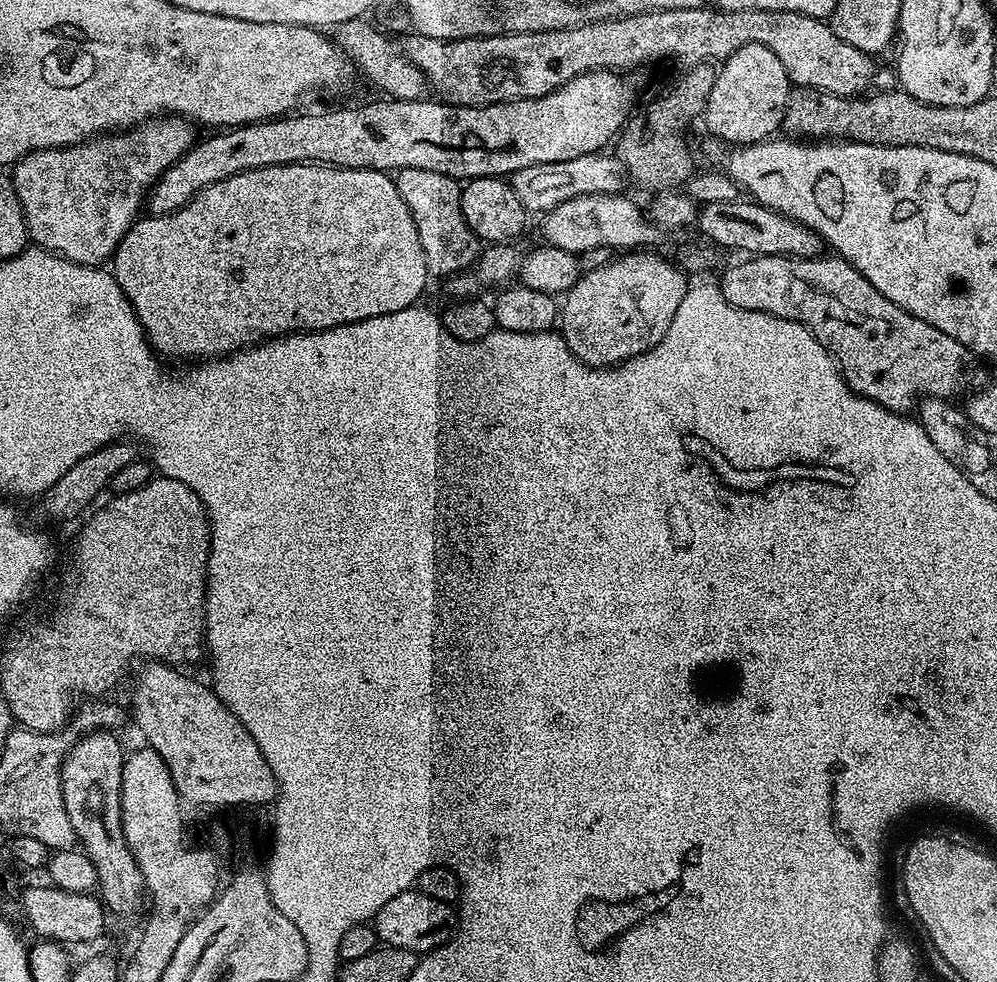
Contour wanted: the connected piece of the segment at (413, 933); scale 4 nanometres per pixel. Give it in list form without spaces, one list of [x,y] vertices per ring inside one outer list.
[[[405,890],[386,902],[374,919],[377,941],[389,948],[401,948],[417,954],[427,954],[447,944],[458,928],[458,916],[452,904],[419,890]]]

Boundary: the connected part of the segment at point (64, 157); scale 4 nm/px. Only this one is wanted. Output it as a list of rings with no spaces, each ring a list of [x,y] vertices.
[[[165,114],[137,123],[131,130],[104,134],[83,144],[72,144],[68,148],[43,148],[23,156],[16,161],[10,175],[18,194],[18,202],[22,202],[29,241],[35,247],[44,248],[75,264],[91,268],[107,265],[115,256],[116,247],[124,235],[141,215],[146,197],[156,179],[192,149],[192,128],[193,125],[183,116]]]

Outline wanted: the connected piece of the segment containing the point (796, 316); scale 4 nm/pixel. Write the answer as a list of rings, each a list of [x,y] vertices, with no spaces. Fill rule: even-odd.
[[[821,254],[810,260],[797,256],[744,258],[741,264],[725,270],[724,277],[718,280],[718,287],[730,306],[751,312],[765,312],[771,316],[793,320],[808,328],[817,342],[832,355],[844,374],[848,388],[862,398],[878,402],[891,412],[908,414],[911,413],[911,408],[913,411],[917,407],[921,398],[963,397],[981,387],[981,361],[975,352],[962,346],[962,342],[950,338],[950,334],[942,334],[942,330],[930,326],[930,322],[914,318],[909,312],[890,302],[890,298],[878,294],[878,290],[874,290],[874,286],[866,282],[857,268],[835,254]]]

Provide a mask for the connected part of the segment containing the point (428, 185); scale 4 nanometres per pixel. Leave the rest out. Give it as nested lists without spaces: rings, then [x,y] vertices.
[[[401,168],[395,173],[394,179],[398,194],[402,194],[402,202],[406,202],[414,218],[414,226],[418,226],[418,238],[426,254],[429,273],[441,272],[444,278],[448,278],[471,269],[482,251],[482,241],[472,233],[462,214],[461,181],[434,170],[417,168]]]

